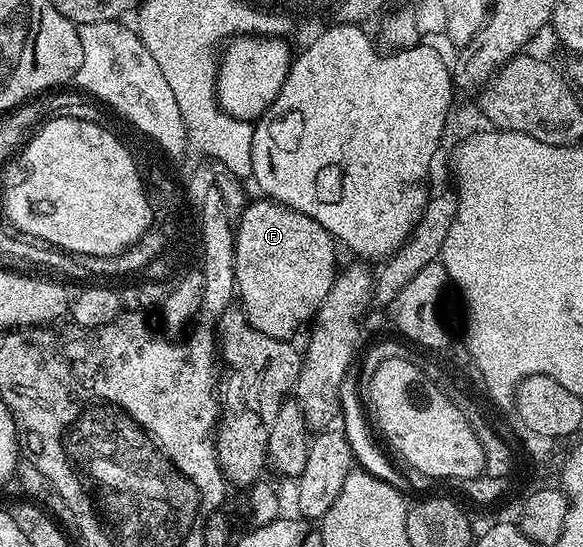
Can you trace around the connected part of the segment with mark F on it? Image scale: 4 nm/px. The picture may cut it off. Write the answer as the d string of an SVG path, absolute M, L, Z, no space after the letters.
M251 200L236 221L234 230L236 297L242 312L246 315L246 322L253 325L256 331L285 341L293 338L293 333L302 324L305 326L313 322L314 313L324 303L339 268L338 257L334 254L336 242L324 226L315 224L314 229L310 229L311 218L304 216L300 211L281 205L278 201L261 200Z

